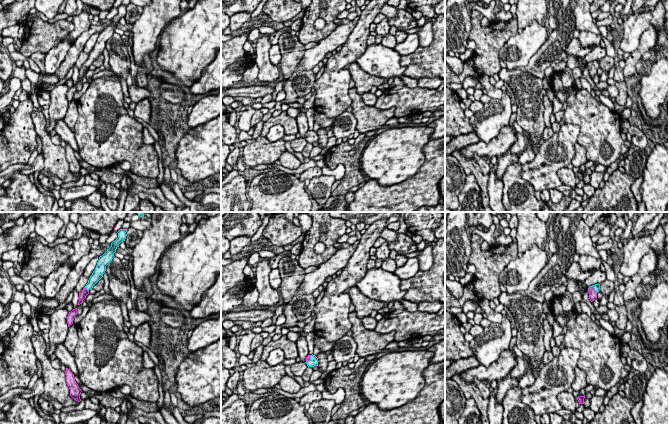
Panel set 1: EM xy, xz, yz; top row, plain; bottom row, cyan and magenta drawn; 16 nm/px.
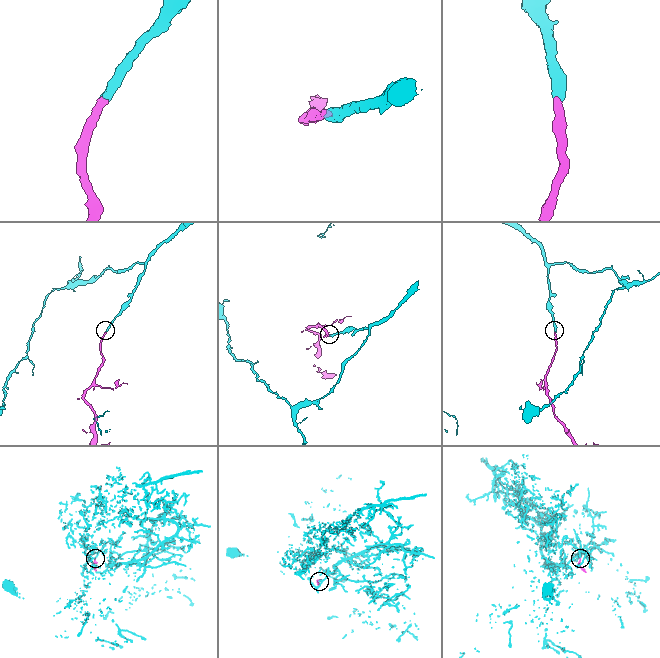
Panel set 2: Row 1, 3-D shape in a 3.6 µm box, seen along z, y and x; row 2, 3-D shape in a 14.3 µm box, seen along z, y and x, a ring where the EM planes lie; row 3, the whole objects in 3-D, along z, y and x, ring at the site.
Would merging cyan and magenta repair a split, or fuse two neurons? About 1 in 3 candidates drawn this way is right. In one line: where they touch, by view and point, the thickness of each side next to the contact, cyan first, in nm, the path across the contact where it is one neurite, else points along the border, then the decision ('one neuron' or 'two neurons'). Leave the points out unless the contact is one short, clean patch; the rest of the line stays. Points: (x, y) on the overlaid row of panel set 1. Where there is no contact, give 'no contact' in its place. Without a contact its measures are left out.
contact xy (86, 288); calibres 160 and 120 nm; way xy (96, 276), (86, 288), (85, 292); one neuron

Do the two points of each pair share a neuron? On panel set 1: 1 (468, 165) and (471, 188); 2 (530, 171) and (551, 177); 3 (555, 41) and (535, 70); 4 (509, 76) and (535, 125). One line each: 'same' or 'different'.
1: different
2: same
3: same
4: same

